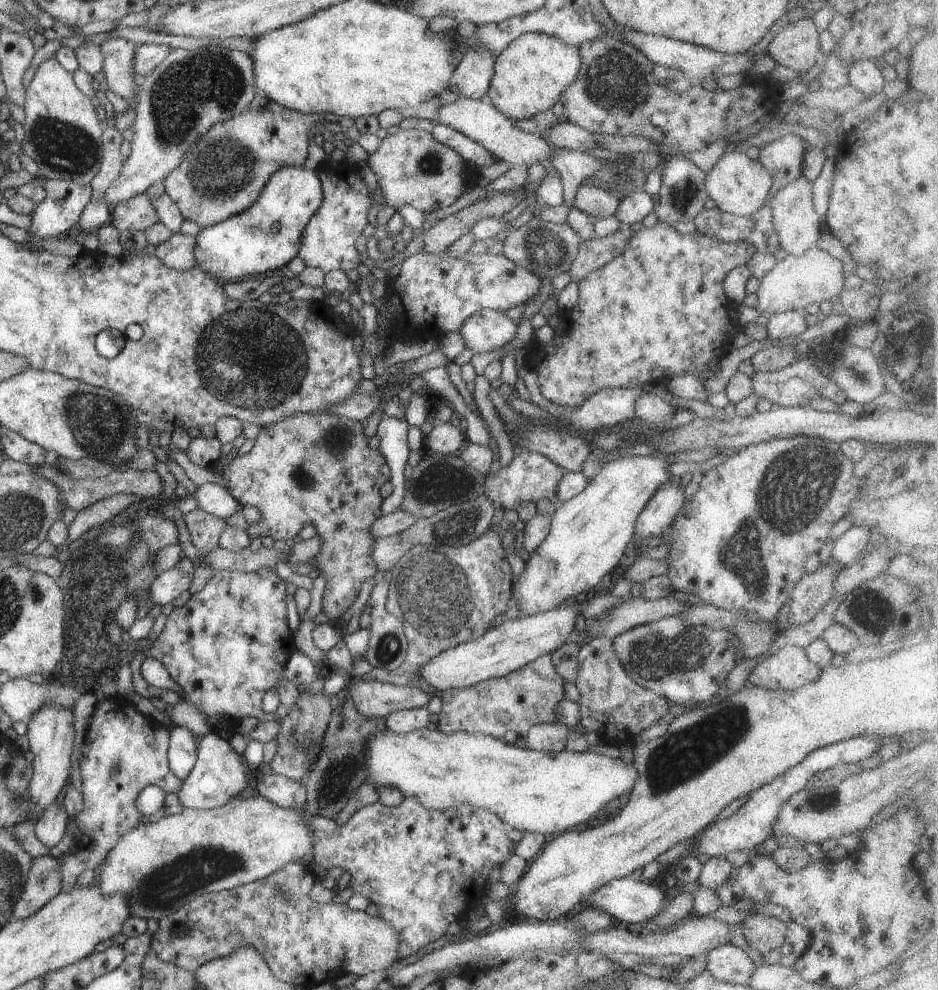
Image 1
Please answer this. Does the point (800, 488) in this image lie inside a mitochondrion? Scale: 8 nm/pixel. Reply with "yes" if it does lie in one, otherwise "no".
yes

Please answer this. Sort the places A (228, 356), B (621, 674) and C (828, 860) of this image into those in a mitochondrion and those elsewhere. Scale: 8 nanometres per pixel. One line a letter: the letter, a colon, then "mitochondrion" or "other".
A: mitochondrion
B: mitochondrion
C: other

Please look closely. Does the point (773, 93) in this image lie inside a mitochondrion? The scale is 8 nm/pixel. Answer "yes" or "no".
no

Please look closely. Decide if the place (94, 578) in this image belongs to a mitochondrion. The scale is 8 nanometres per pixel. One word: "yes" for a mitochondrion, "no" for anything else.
yes

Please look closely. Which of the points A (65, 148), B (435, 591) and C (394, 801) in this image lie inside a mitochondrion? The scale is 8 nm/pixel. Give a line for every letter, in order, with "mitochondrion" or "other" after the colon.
A: mitochondrion
B: mitochondrion
C: other

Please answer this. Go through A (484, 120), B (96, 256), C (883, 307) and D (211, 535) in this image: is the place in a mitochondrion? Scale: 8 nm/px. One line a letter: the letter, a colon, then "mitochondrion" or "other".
A: other
B: other
C: other
D: other

